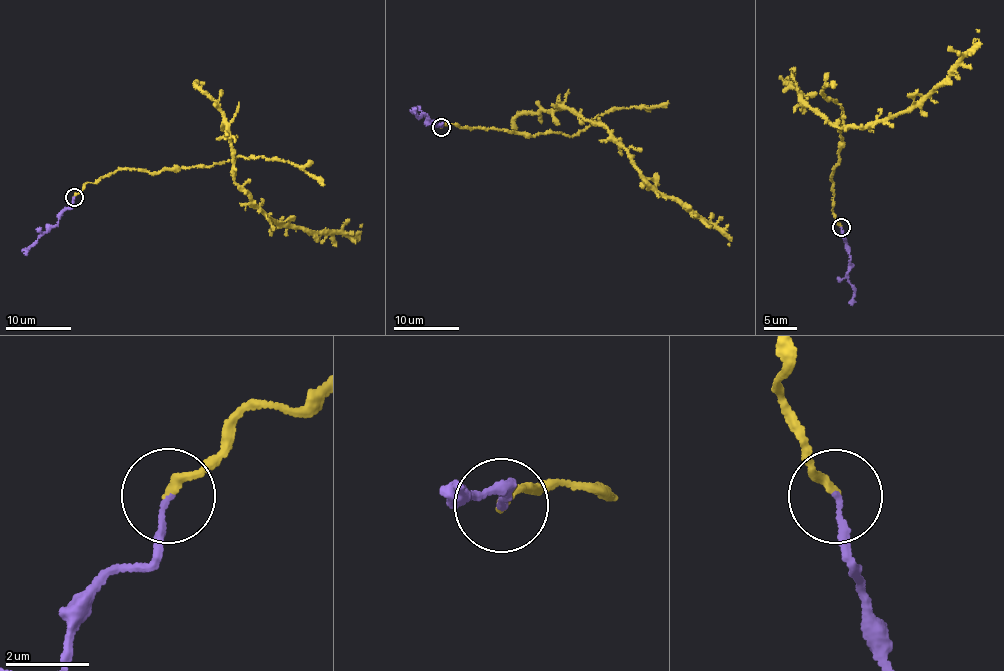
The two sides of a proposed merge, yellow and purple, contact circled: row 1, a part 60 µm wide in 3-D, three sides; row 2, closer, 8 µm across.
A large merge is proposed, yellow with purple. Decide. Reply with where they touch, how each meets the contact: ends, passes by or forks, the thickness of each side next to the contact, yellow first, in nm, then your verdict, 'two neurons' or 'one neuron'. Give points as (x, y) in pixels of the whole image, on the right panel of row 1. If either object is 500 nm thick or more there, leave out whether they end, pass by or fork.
(841, 227) | yellow ends | purple ends | 200/130 nm | one neuron

